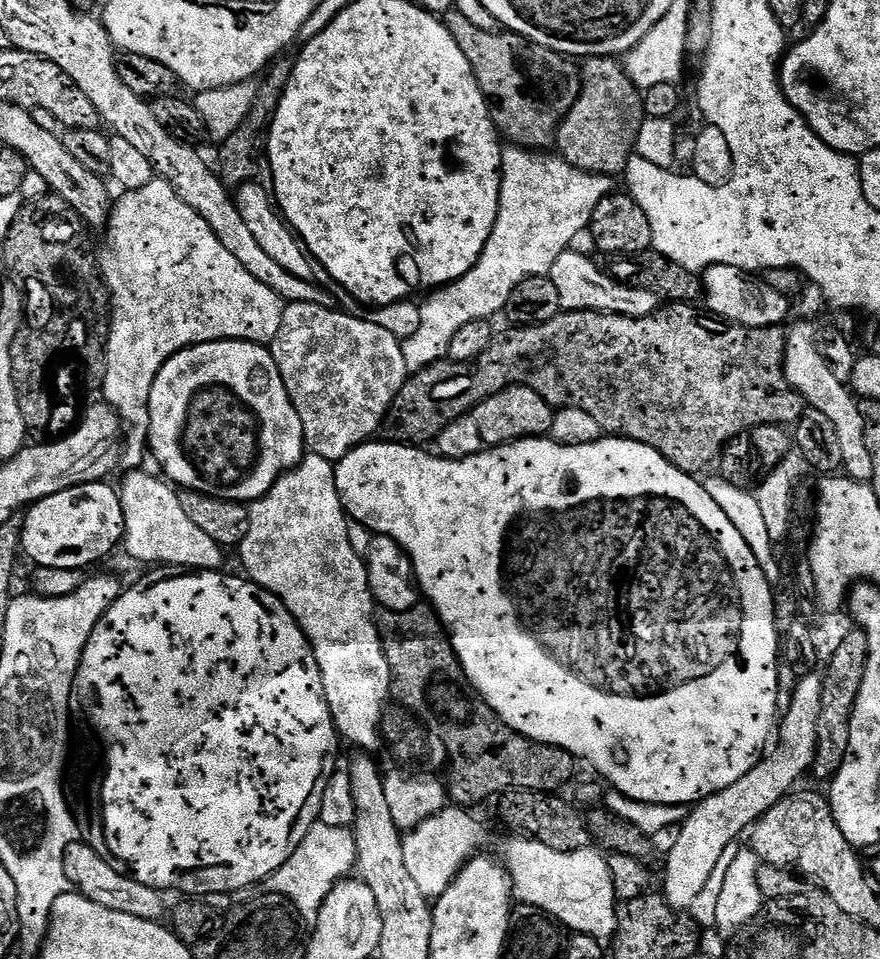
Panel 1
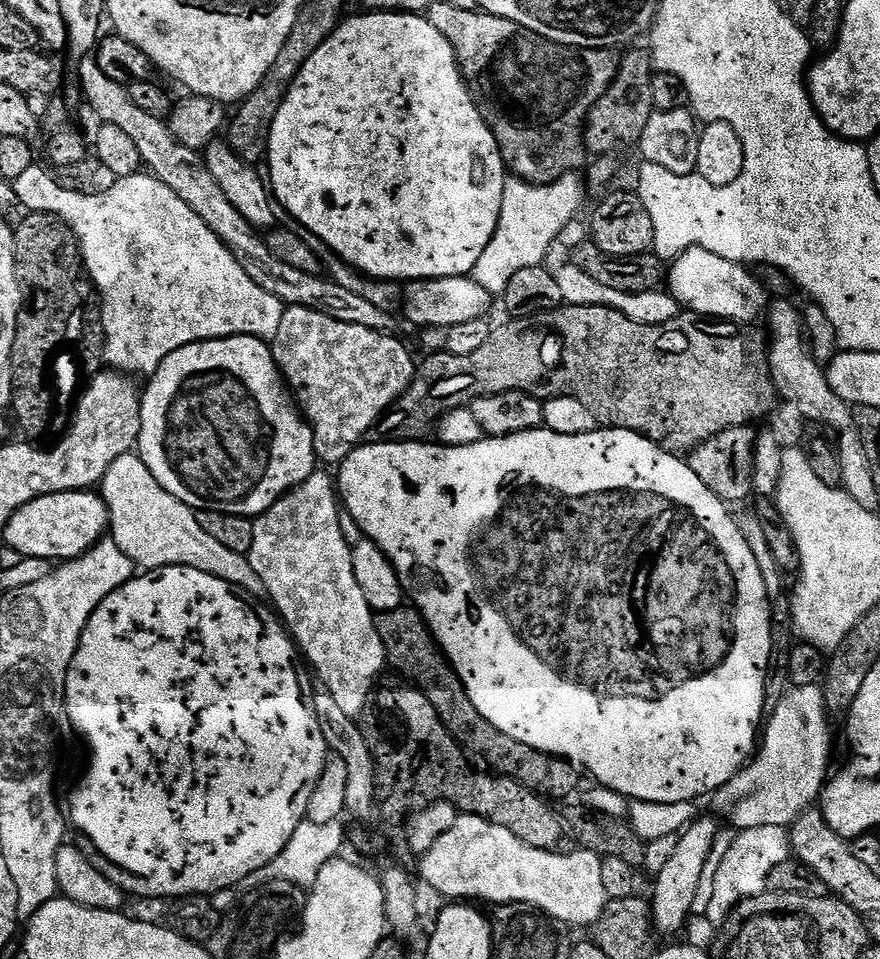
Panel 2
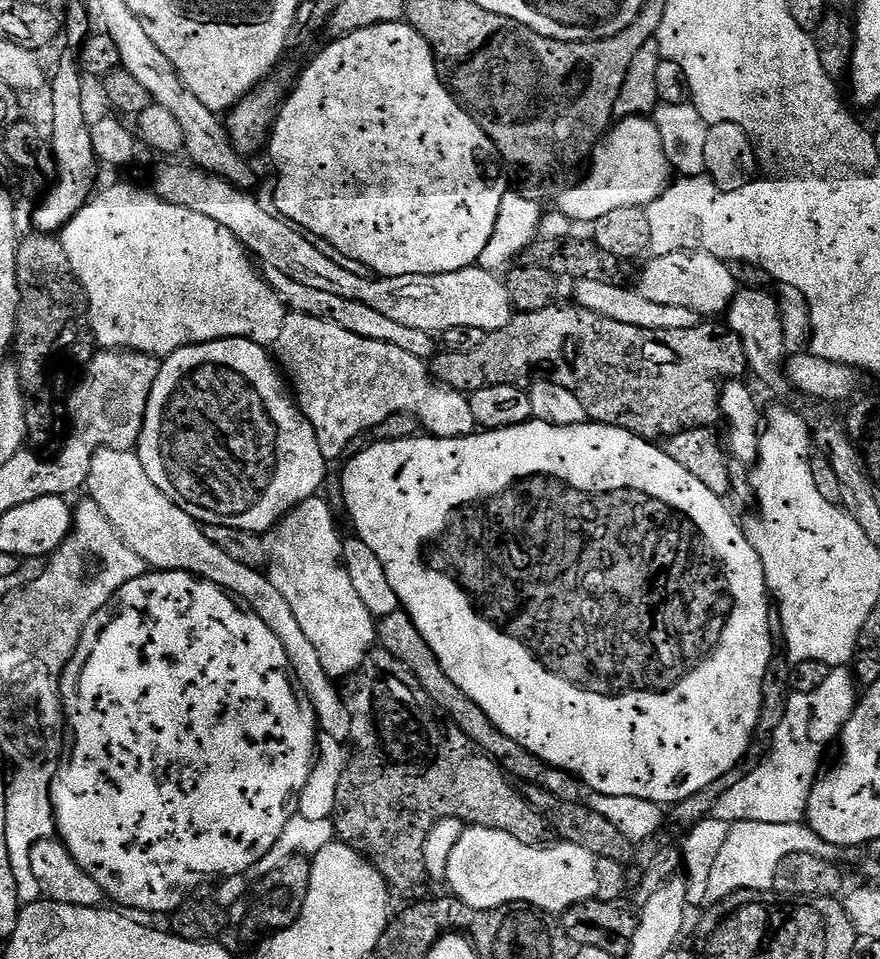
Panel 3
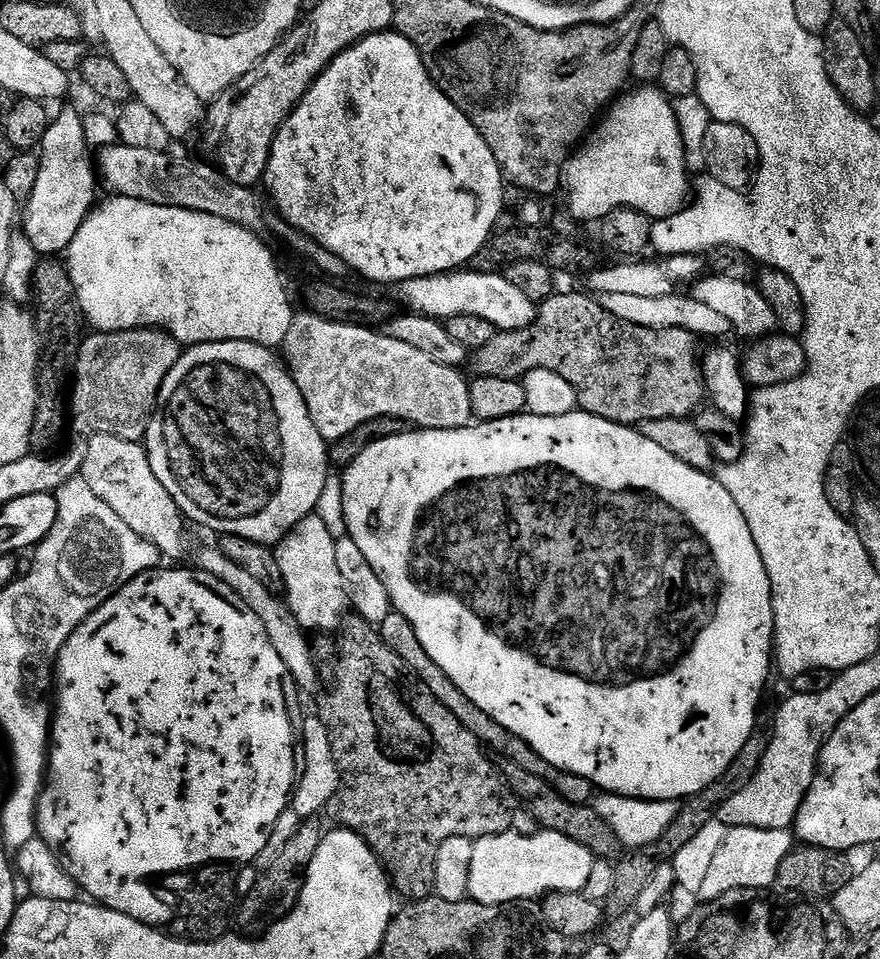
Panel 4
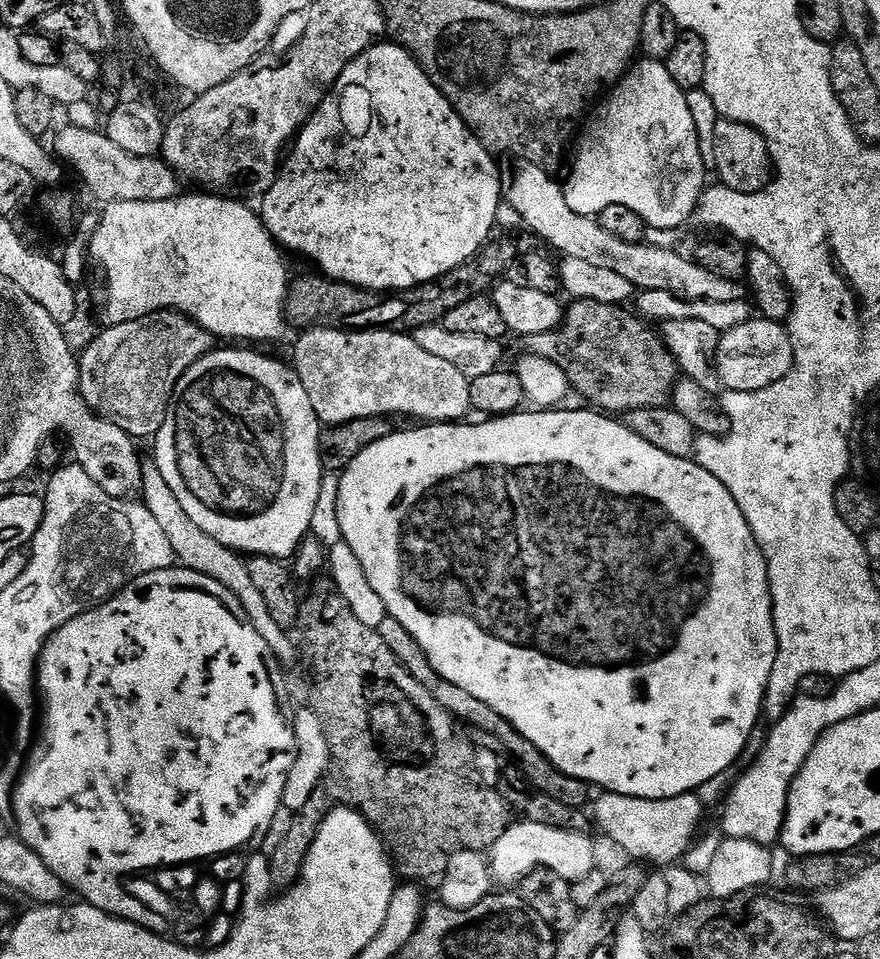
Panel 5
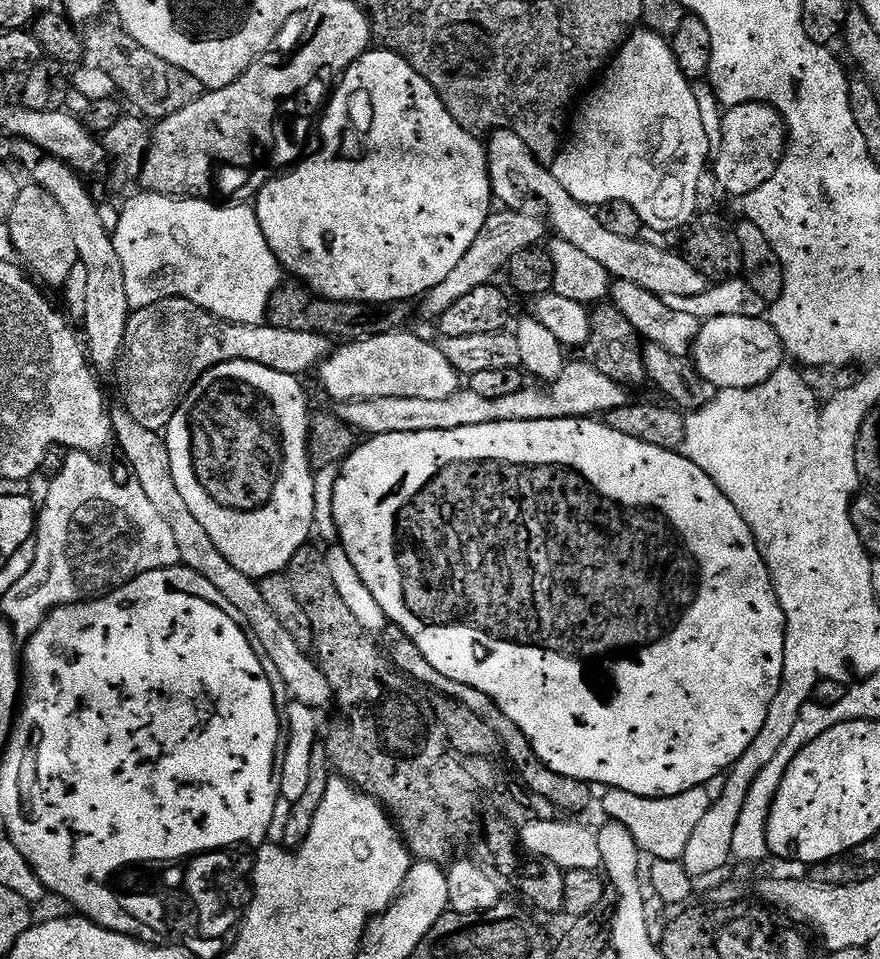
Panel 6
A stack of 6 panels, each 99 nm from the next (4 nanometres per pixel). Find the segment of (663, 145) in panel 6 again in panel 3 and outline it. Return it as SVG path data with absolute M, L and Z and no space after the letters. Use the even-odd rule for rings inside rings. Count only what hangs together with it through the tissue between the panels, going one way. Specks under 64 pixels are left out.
M647 115L617 119L592 151L587 172L584 181L573 183L554 201L559 212L573 222L594 222L602 214L610 214L610 210L622 210L622 206L647 209L655 205L657 198L670 187L668 159L655 119Z

